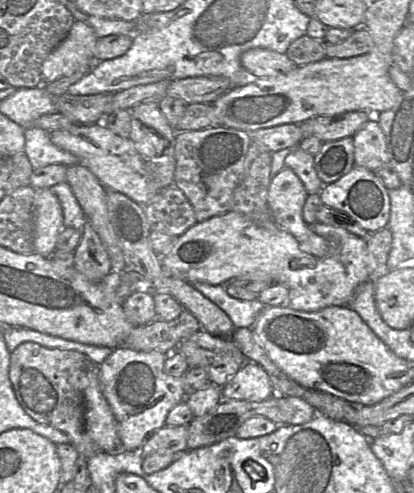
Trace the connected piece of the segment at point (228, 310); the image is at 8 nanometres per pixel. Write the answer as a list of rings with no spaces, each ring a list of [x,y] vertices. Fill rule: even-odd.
[[[195,282],[192,285],[204,297],[223,310],[236,329],[251,327],[265,307],[258,299],[243,301],[229,296],[224,285],[210,285],[201,282]]]

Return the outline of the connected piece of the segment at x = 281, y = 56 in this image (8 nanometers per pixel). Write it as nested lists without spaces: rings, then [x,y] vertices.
[[[264,48],[245,51],[241,55],[241,65],[257,78],[286,74],[297,66],[286,53]]]

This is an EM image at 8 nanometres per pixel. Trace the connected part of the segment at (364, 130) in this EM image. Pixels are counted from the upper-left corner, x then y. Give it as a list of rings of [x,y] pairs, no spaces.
[[[377,115],[370,116],[366,124],[353,136],[354,163],[371,171],[389,163],[384,133]]]

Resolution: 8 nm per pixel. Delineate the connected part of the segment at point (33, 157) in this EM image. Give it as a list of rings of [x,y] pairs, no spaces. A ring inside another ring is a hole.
[[[35,125],[24,128],[25,145],[24,152],[34,169],[51,164],[63,164],[71,166],[79,162],[79,159],[54,145],[50,139],[50,131],[41,129]]]

